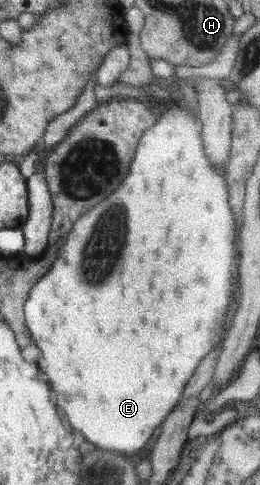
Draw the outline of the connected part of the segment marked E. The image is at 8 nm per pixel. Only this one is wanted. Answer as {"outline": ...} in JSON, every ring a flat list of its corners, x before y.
{"outline":[[173,94,173,102,167,103,167,107,165,112,161,112,160,120,153,126,148,129,144,133,144,136,140,139,140,145,136,151,136,157,134,157,132,163,132,171,133,173,129,173,129,177,125,179,125,187,121,187,121,189,117,189,115,193,113,193,113,197,107,197,107,201,105,203,101,203,101,205,97,205,97,207,93,207,89,213,83,214,81,218,75,225,73,225,73,230,69,232,67,235,67,242,65,242,65,246,63,246,58,253,57,259,53,262,52,269,43,277,43,279,39,280,33,287,32,291,29,292,30,298,29,301,26,301,25,304,25,313,26,313,26,321,28,324,28,328,32,333,32,342,35,342,36,345,41,349,43,355,40,357,40,362,42,364,42,375,47,380,47,382,52,386,52,391,54,394,54,400,61,410,63,416,66,418,66,423,69,424,73,429,76,429,77,432,82,432,85,439,89,442,92,442,96,447,100,447,103,450,113,450,123,453,137,453,137,451,141,451,147,443,149,443,149,439,153,437,153,433,155,433,155,429,162,425,166,420,166,417,176,408,176,406,182,401,183,392,187,387,190,379,195,375,199,364,203,361,204,357,213,351,217,351,217,347,221,345,221,341,224,341,225,335,225,320,228,316,230,307,234,302,234,295,241,290,241,246,242,239,240,235,239,224,237,224,237,216,233,214,233,207,230,203,230,195,229,195,229,186,228,179,226,178,226,174,222,173,216,165,208,158,208,153,205,151,205,144,202,138,203,124,200,120,199,111,191,112,189,109,183,107,183,102,181,102,181,98,177,94]]}

